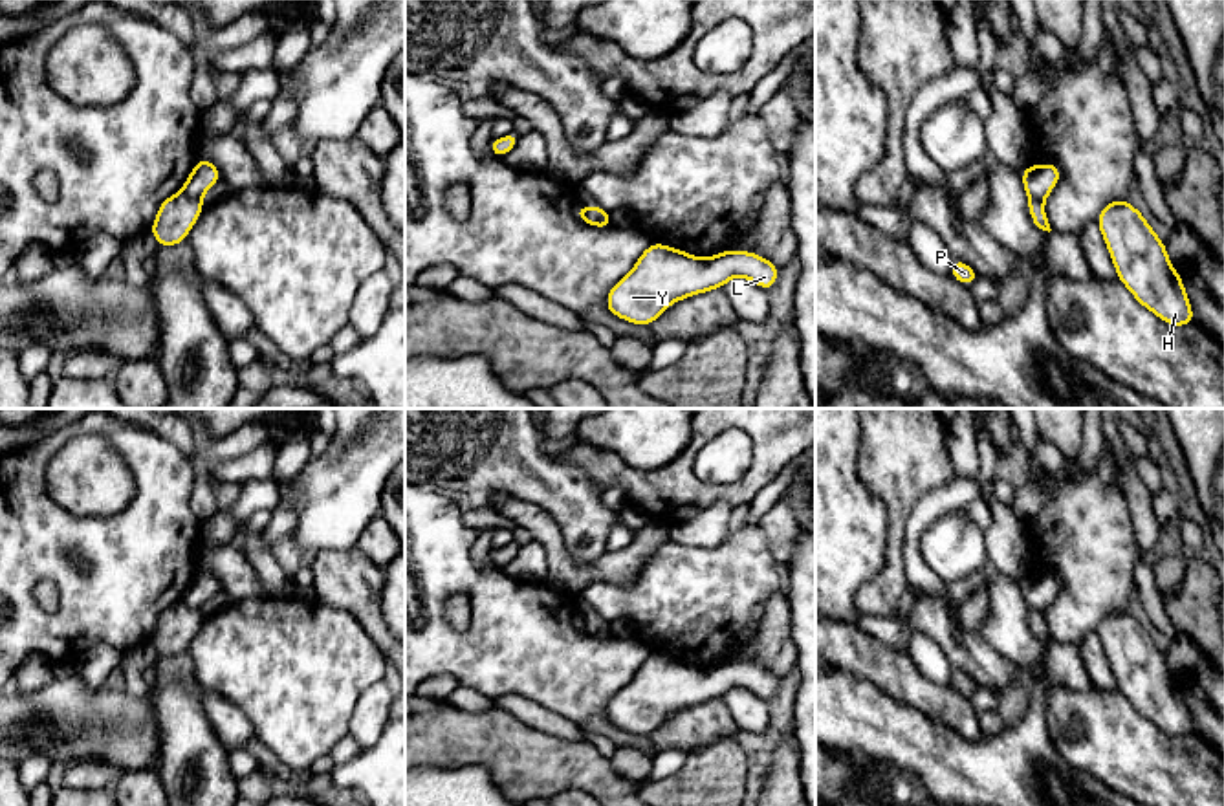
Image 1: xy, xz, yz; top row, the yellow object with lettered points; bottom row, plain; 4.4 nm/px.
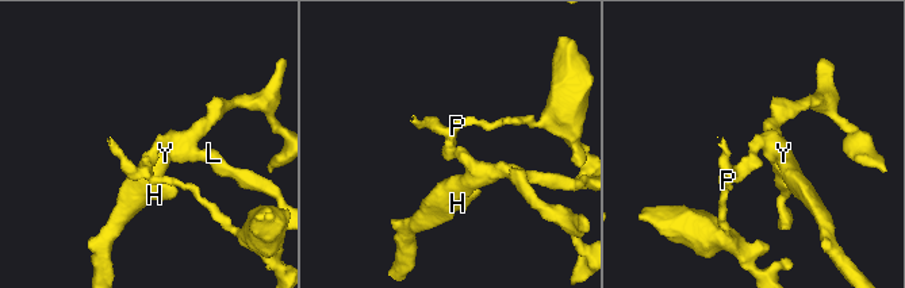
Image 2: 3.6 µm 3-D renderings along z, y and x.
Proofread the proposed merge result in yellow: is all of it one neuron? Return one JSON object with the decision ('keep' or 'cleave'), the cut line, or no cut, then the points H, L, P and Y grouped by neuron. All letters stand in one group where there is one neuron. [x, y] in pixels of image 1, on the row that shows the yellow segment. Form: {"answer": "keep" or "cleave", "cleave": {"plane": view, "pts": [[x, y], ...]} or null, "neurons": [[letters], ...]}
{"answer": "cleave", "cleave": {"plane": "xy", "pts": [[184, 189], [200, 200]]}, "neurons": [["H", "L", "Y"], ["P"]]}

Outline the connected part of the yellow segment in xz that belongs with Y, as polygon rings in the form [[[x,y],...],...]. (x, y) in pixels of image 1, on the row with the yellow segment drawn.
[[[652,242],[627,277],[608,289],[607,311],[632,324],[650,326],[671,304],[722,289],[733,277],[770,291],[779,267],[768,258],[729,249],[709,258]]]

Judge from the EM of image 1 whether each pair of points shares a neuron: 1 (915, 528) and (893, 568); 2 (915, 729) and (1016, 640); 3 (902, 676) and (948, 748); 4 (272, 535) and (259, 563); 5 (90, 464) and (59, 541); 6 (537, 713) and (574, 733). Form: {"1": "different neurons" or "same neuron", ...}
{"1": "different neurons", "2": "different neurons", "3": "different neurons", "4": "different neurons", "5": "different neurons", "6": "same neuron"}

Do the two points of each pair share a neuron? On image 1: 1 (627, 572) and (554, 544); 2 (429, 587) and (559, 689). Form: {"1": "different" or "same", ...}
{"1": "same", "2": "same"}

